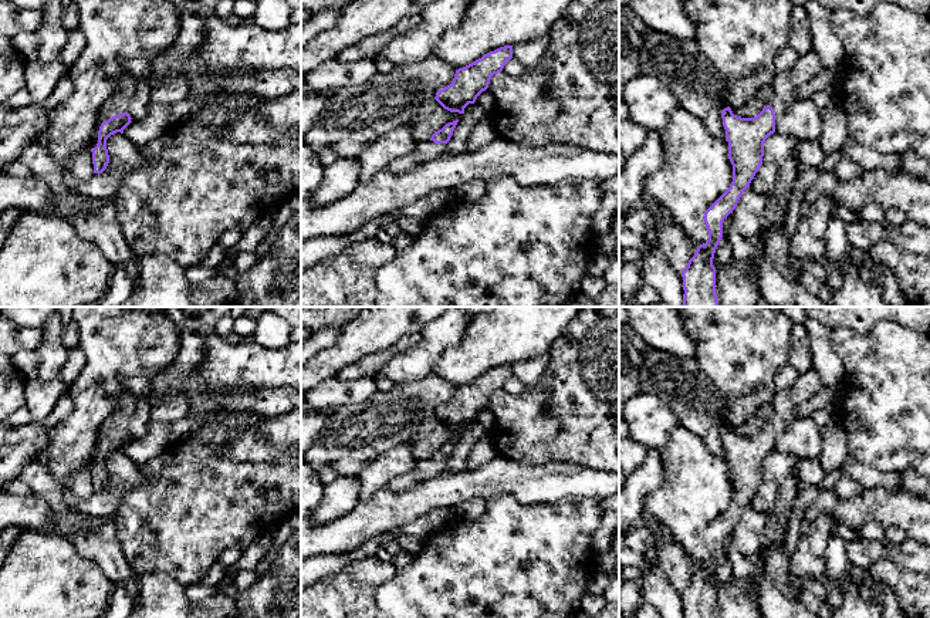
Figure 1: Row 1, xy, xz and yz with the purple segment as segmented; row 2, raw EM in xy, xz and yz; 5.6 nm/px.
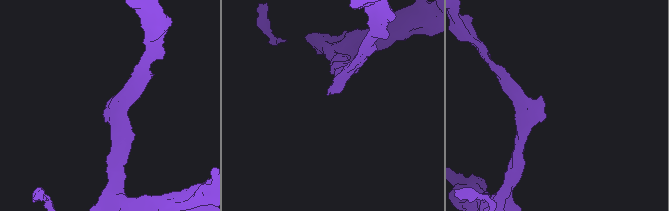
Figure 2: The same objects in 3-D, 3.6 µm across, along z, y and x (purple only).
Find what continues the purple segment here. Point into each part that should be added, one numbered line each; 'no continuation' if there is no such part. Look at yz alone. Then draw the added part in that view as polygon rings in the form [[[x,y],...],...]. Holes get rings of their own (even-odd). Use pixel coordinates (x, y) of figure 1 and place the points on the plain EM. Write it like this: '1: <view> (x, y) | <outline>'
1: yz (785, 404) | [[[811,368],[808,372],[799,375],[798,381],[788,389],[778,389],[770,419],[771,426],[778,433],[787,430],[797,419],[798,408],[808,399],[819,395],[825,385],[818,372]]]

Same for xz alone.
1: xz (425, 469) | [[[430,457],[422,459],[422,460],[417,460],[415,469],[410,473],[395,477],[388,484],[388,487],[395,493],[402,492],[402,490],[413,486],[415,483],[420,483],[423,480],[429,480],[429,479],[434,477],[443,469],[444,469],[444,466],[442,466],[439,462],[434,462]]]

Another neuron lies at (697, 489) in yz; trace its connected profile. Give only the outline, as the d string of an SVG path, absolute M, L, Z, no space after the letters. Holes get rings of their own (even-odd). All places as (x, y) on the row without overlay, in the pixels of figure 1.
M683 425L676 426L662 450L664 483L645 500L645 519L663 524L697 563L709 558L704 530L730 506L733 483L728 460L714 456Z

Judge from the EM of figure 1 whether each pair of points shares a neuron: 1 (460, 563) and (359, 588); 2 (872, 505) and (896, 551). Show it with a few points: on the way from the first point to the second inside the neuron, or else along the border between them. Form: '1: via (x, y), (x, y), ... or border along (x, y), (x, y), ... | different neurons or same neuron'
1: border along (396, 568), (375, 590), (374, 603) | different neurons
2: border along (907, 537), (915, 541) | different neurons

